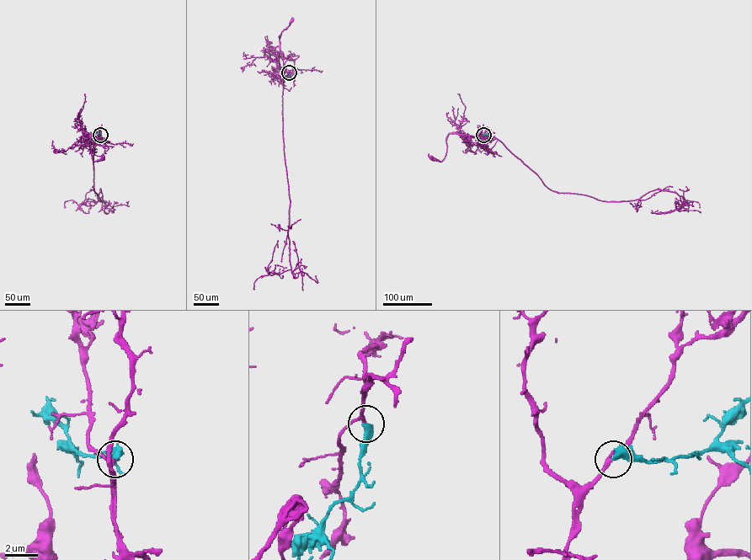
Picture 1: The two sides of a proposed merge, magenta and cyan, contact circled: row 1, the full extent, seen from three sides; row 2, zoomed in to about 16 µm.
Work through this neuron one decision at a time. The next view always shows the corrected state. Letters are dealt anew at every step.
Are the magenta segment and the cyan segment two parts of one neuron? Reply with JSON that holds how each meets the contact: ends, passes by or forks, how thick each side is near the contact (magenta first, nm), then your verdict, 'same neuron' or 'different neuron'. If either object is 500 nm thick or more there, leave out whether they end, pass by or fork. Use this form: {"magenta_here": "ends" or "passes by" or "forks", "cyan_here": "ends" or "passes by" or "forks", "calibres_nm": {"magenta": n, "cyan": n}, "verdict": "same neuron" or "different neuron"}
{"magenta_here": "passes by", "cyan_here": "ends", "calibres_nm": {"magenta": 200, "cyan": 480}, "verdict": "same neuron"}

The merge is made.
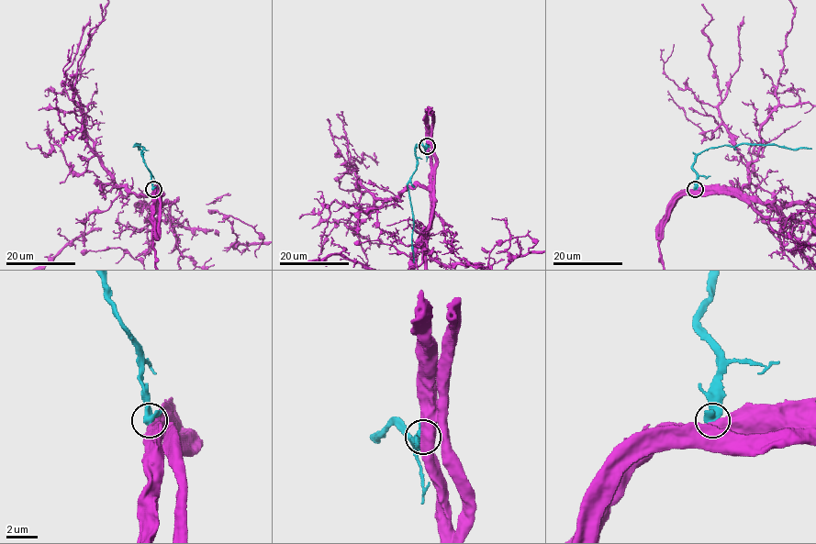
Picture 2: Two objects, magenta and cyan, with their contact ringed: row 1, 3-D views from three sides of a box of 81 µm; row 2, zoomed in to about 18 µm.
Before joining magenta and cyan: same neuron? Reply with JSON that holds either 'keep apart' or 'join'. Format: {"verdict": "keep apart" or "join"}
{"verdict": "keep apart"}

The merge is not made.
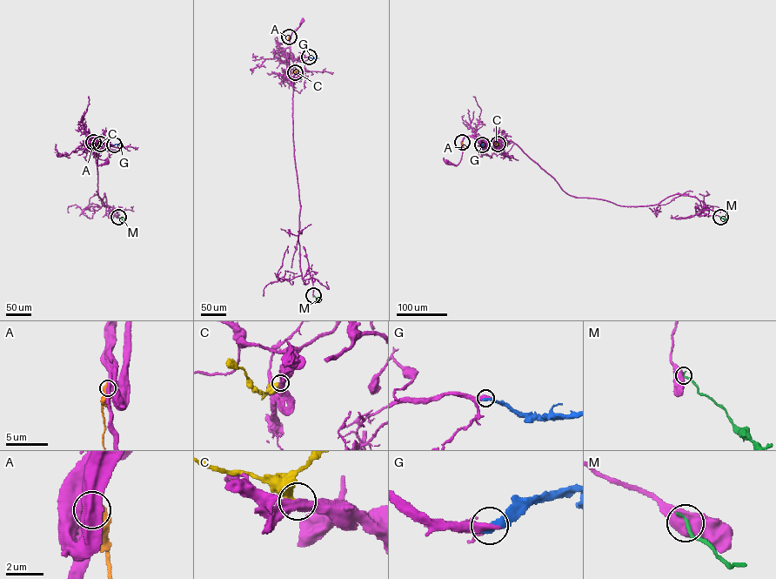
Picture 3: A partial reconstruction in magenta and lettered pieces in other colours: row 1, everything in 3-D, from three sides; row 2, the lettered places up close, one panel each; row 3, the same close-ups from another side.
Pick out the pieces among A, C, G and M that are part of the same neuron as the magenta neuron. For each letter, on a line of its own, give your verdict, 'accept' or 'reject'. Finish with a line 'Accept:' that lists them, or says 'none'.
A: reject
C: reject
G: accept
M: reject
Accept: G

